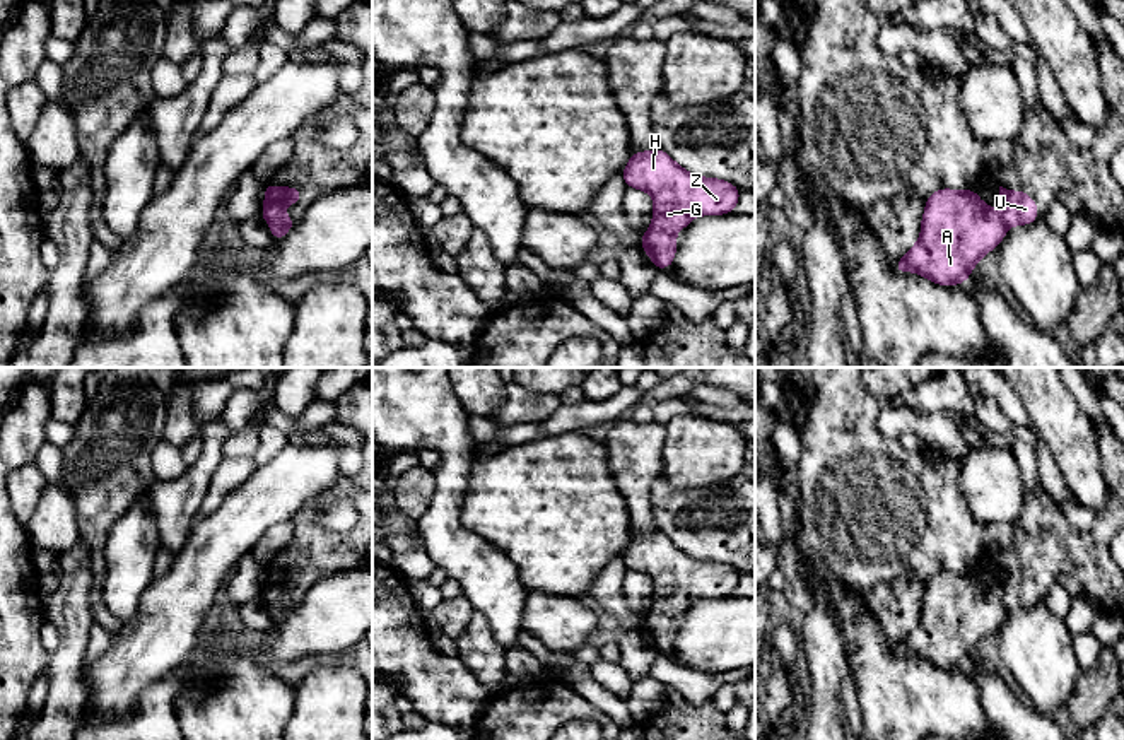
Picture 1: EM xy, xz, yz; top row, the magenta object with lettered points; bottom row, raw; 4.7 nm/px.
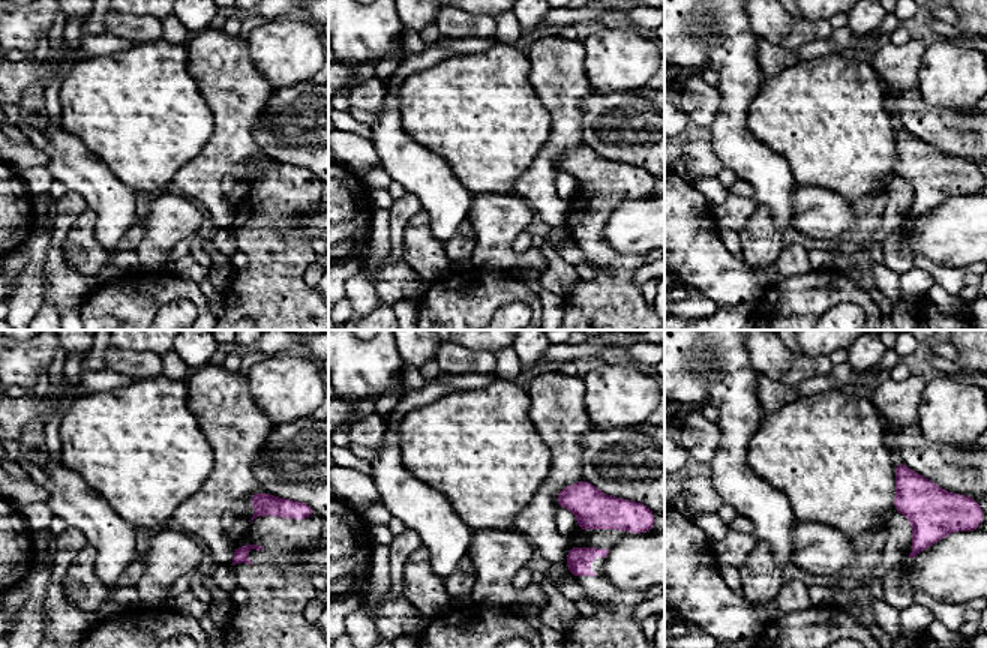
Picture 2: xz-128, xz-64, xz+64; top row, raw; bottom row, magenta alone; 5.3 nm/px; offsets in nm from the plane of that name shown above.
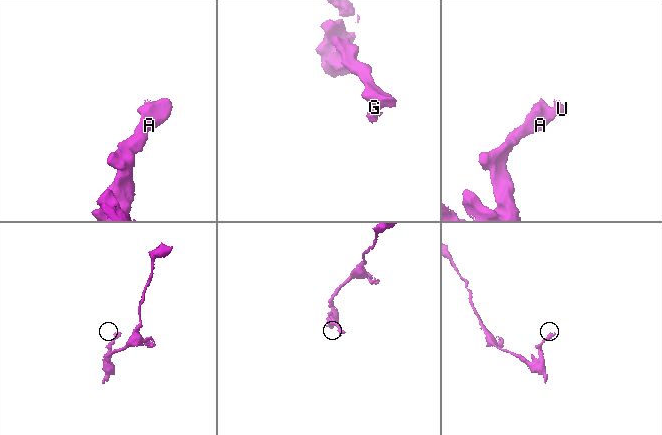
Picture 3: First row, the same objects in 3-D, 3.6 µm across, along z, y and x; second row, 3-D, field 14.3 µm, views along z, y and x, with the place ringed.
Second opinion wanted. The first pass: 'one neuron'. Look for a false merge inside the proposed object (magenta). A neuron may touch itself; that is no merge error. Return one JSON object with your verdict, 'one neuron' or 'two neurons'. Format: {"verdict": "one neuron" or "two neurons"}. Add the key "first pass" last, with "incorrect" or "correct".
{"verdict": "one neuron", "first pass": "correct"}

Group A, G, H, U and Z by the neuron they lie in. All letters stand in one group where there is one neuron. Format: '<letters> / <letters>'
A G H U Z

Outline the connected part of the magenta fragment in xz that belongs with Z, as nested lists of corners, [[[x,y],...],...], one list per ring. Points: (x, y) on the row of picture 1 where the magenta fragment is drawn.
[[[658,147],[632,154],[622,178],[627,186],[647,191],[654,200],[653,222],[641,248],[658,270],[673,265],[675,231],[685,229],[699,215],[733,214],[740,200],[735,185],[688,173]]]

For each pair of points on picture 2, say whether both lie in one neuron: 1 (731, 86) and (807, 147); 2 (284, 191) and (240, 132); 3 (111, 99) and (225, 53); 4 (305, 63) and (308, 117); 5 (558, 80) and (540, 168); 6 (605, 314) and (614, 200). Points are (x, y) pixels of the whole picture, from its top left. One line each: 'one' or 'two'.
1: two
2: two
3: two
4: two
5: one
6: one

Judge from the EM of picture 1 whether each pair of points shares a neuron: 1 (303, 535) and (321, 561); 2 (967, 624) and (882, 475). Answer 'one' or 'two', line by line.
1: one
2: two

